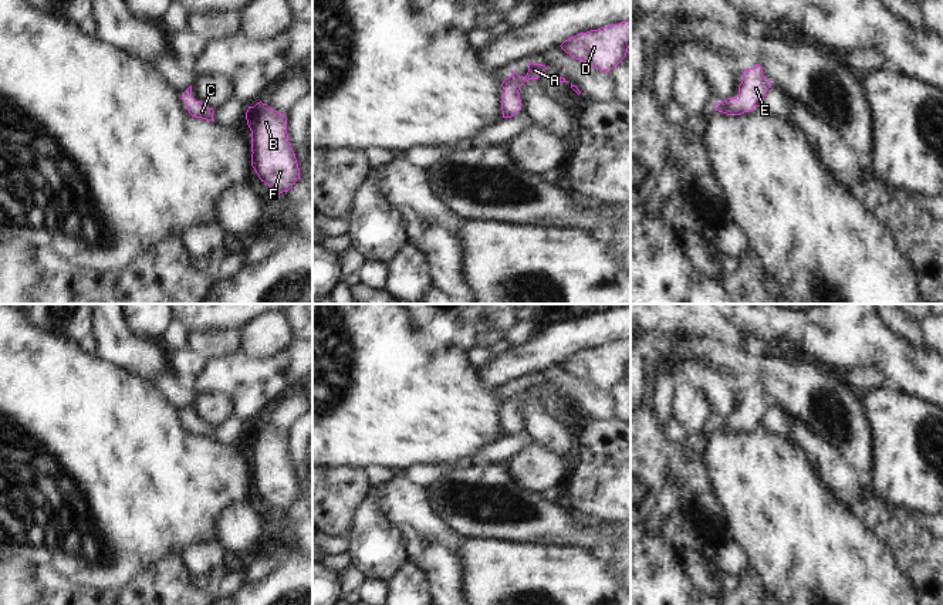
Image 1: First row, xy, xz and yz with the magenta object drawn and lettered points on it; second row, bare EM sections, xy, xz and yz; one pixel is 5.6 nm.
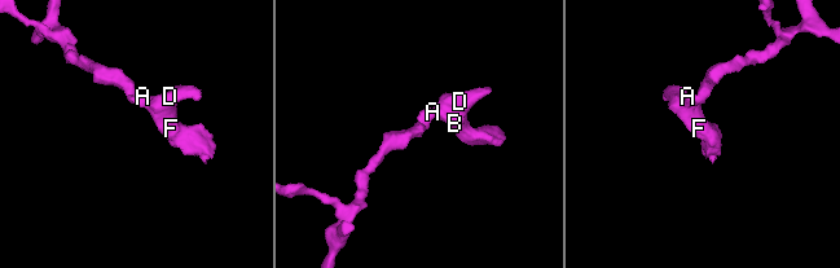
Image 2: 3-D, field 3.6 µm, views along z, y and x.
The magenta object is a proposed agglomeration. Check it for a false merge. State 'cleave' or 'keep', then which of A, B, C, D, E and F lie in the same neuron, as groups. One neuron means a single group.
keep; A B C D E F

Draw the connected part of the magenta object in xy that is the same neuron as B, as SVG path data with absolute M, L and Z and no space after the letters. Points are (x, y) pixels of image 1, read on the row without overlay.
M261 419L249 425L251 484L274 513L288 510L300 496L295 472L288 460L287 436Z

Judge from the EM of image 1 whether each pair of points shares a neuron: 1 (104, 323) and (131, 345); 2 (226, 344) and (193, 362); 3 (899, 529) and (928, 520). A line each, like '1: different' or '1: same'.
1: same
2: different
3: different

